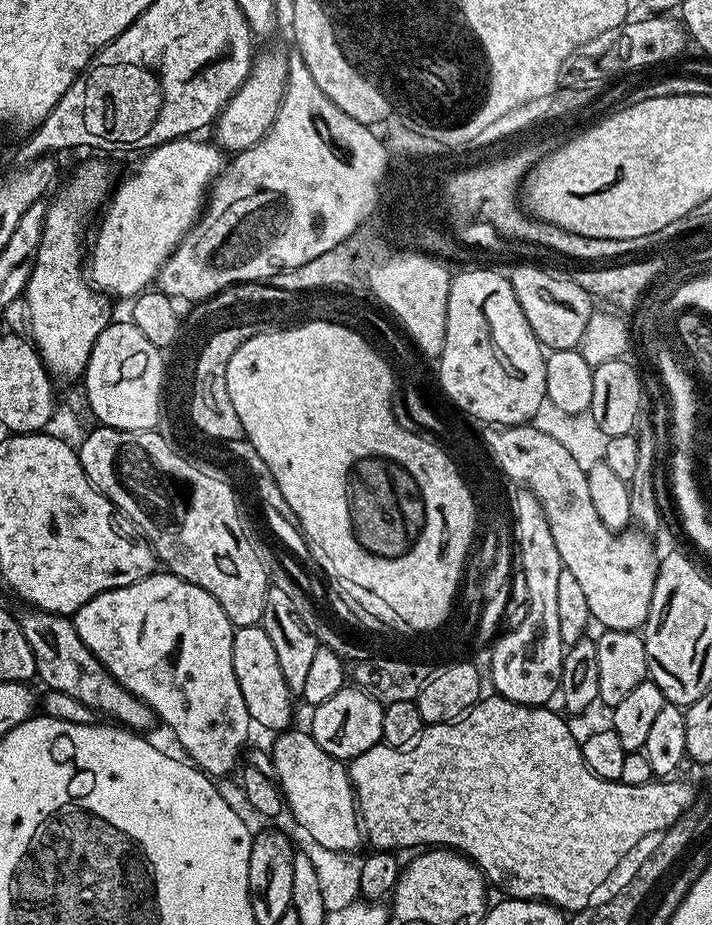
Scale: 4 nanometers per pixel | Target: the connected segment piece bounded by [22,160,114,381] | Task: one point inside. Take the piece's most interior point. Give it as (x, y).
(66, 313)

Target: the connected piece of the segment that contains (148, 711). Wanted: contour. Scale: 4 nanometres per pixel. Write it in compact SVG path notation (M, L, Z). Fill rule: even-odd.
M39 610L27 611L19 613L20 629L26 642L30 642L30 650L36 663L36 676L45 684L45 689L70 694L70 698L78 698L78 702L90 706L101 717L137 734L147 733L147 728L157 723L152 708L146 706L146 702L142 702L134 694L130 694L130 690L123 688L100 665L98 658L94 658L94 654L82 642L82 638L78 638L76 628L69 617Z

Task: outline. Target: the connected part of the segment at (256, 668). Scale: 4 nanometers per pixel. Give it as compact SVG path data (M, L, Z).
M262 626L236 628L232 634L232 661L234 662L234 678L238 678L238 686L242 690L242 698L246 702L248 719L253 725L261 724L269 728L272 734L287 729L292 720L292 691L286 686L286 678L282 678L282 666L278 666L278 653L270 638L266 638L266 630Z

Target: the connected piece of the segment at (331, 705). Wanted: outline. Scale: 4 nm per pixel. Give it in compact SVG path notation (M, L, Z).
M345 686L338 690L338 694L334 694L334 698L326 698L326 702L315 705L311 712L310 731L314 742L318 742L318 746L322 746L326 754L335 756L341 762L351 761L353 756L381 743L384 705L367 696L360 688Z

